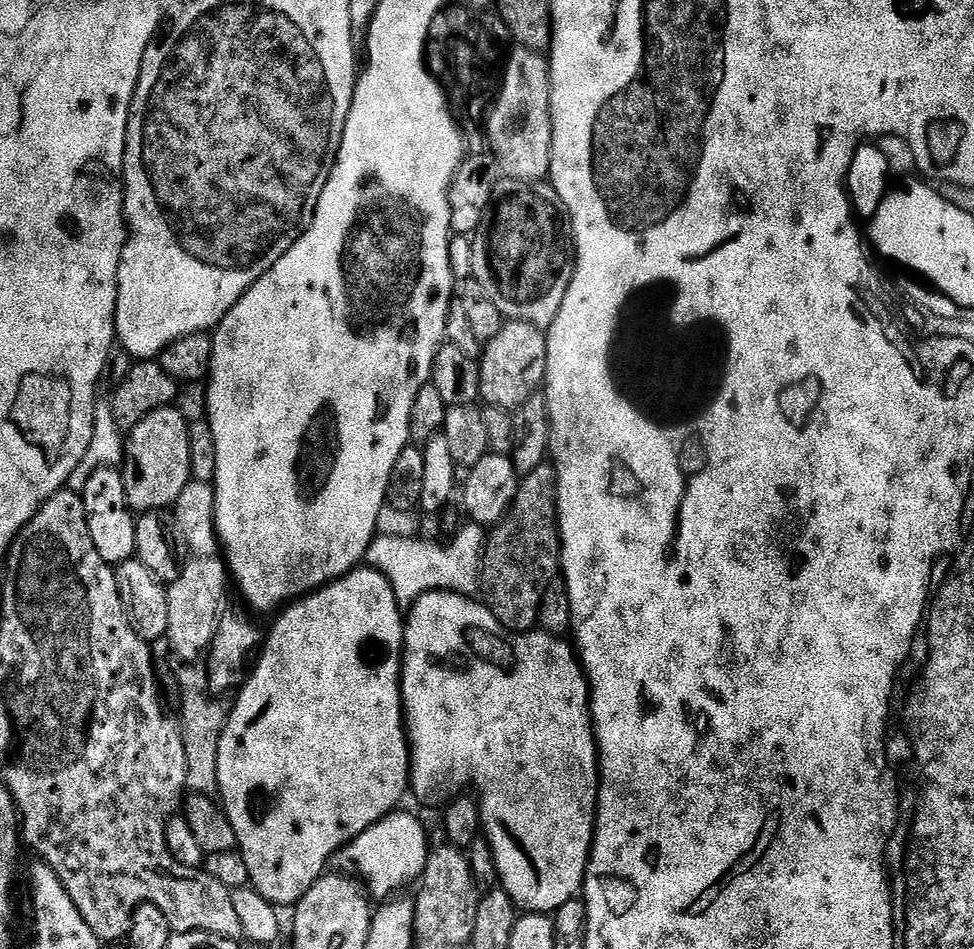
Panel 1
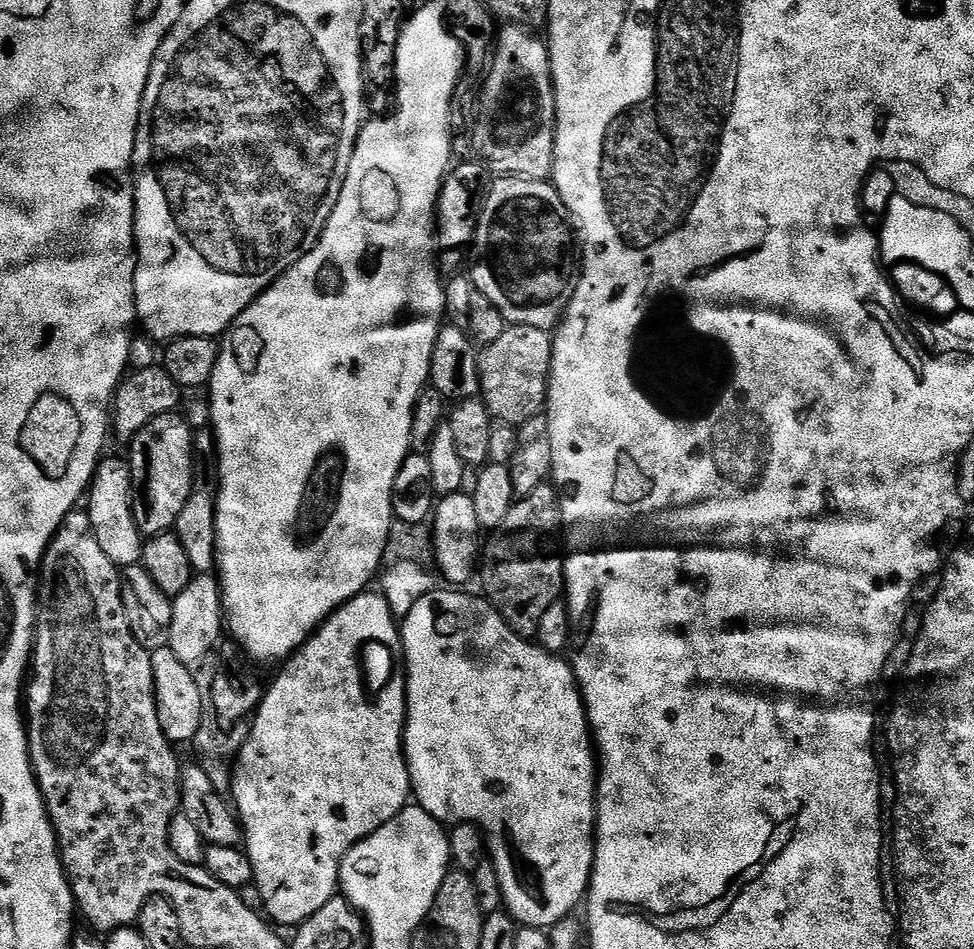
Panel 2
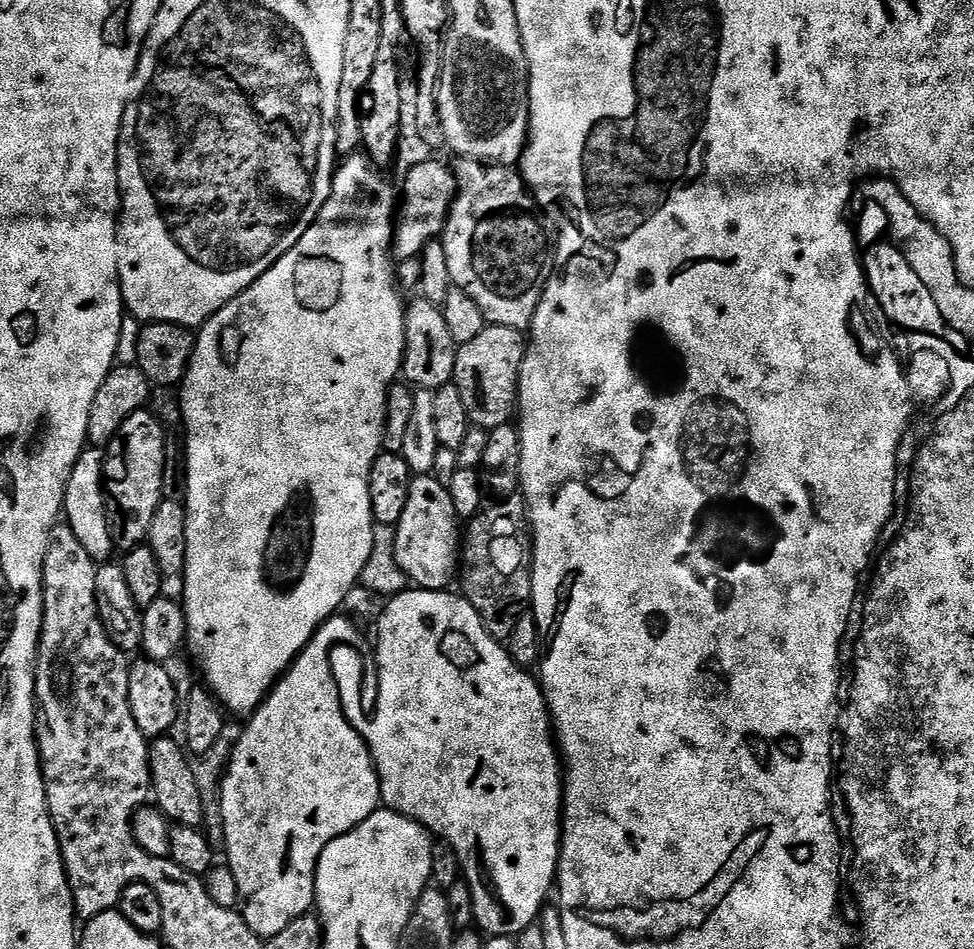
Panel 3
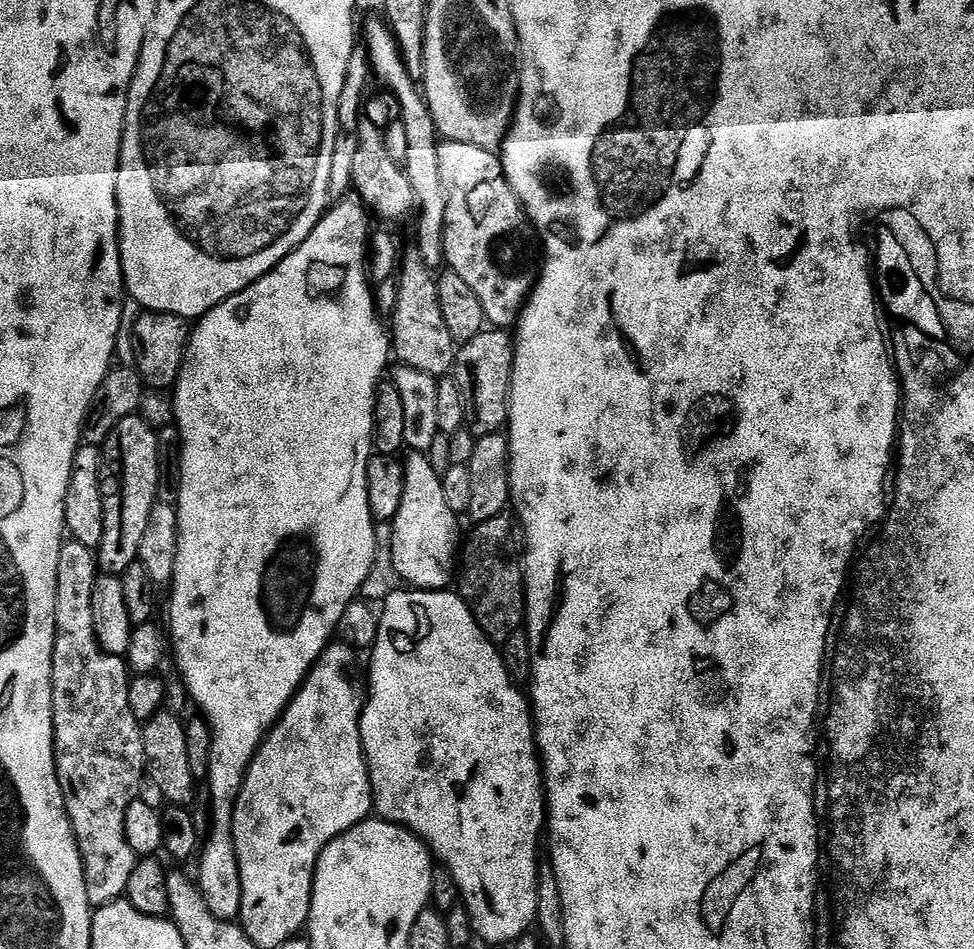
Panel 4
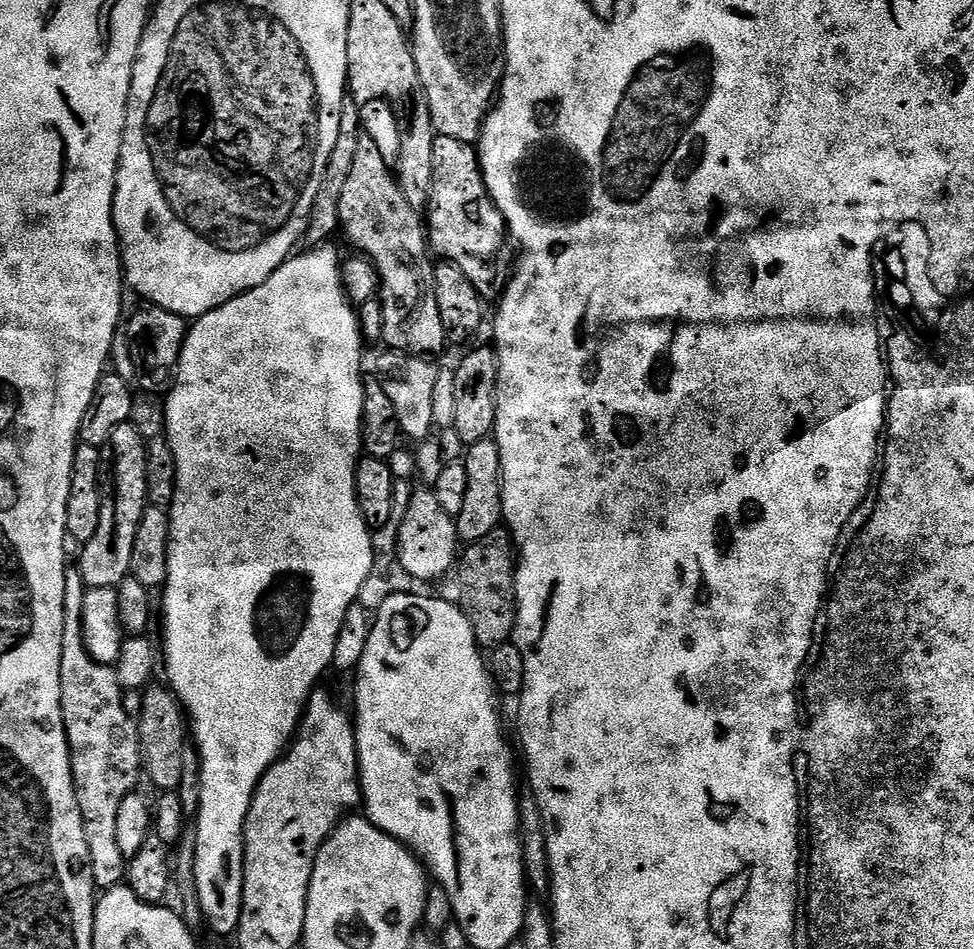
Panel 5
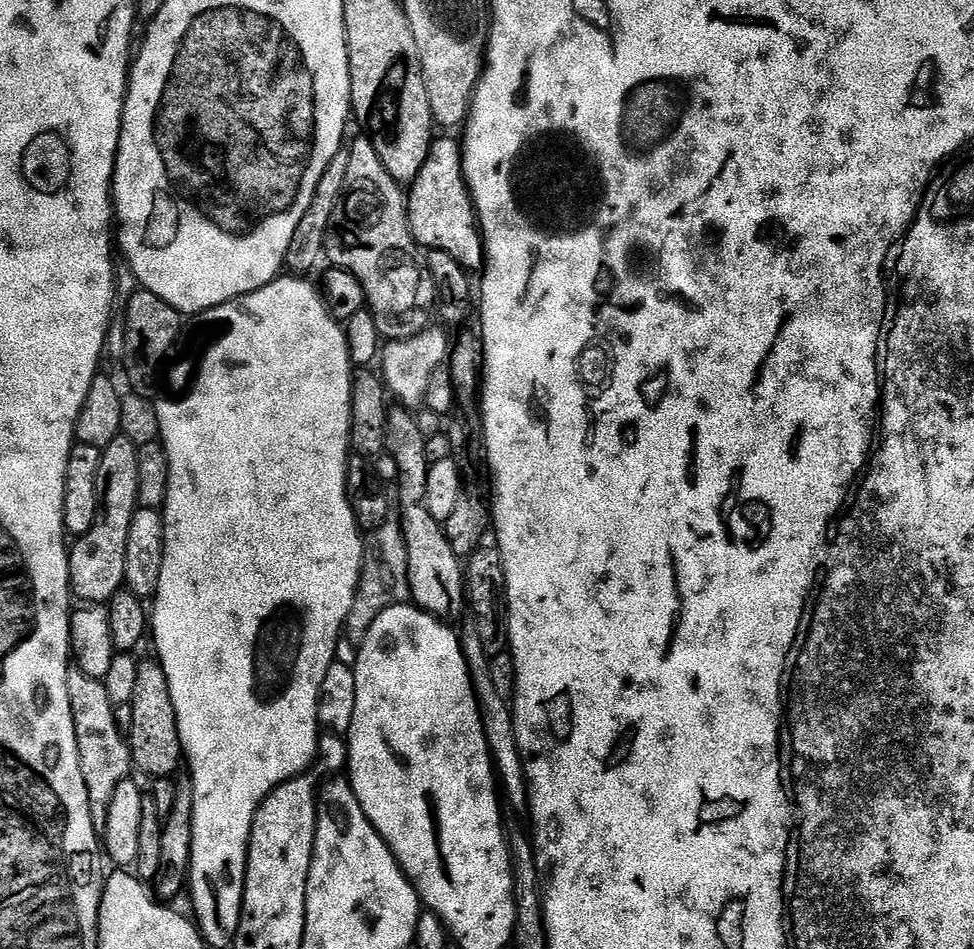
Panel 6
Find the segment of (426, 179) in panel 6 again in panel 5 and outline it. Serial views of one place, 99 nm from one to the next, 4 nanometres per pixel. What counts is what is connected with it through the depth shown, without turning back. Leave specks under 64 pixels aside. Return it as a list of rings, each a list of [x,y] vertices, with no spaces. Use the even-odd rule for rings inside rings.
[[[437,135],[432,142],[434,150],[434,174],[432,175],[432,199],[426,209],[426,231],[430,248],[437,257],[443,258],[449,264],[456,264],[472,280],[485,297],[501,291],[506,284],[506,272],[500,267],[504,264],[504,243],[509,243],[508,225],[505,224],[498,206],[492,200],[484,181],[484,171],[480,169],[480,154],[472,144],[455,138]]]

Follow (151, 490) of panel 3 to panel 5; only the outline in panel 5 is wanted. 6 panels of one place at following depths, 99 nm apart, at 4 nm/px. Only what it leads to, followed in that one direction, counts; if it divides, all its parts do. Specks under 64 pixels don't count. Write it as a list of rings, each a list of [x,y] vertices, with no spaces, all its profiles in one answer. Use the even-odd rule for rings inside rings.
[[[129,422],[118,426],[101,449],[101,461],[107,466],[102,480],[102,514],[94,538],[80,552],[79,579],[88,588],[120,587],[132,571],[134,540],[140,529],[148,499],[148,440]]]

